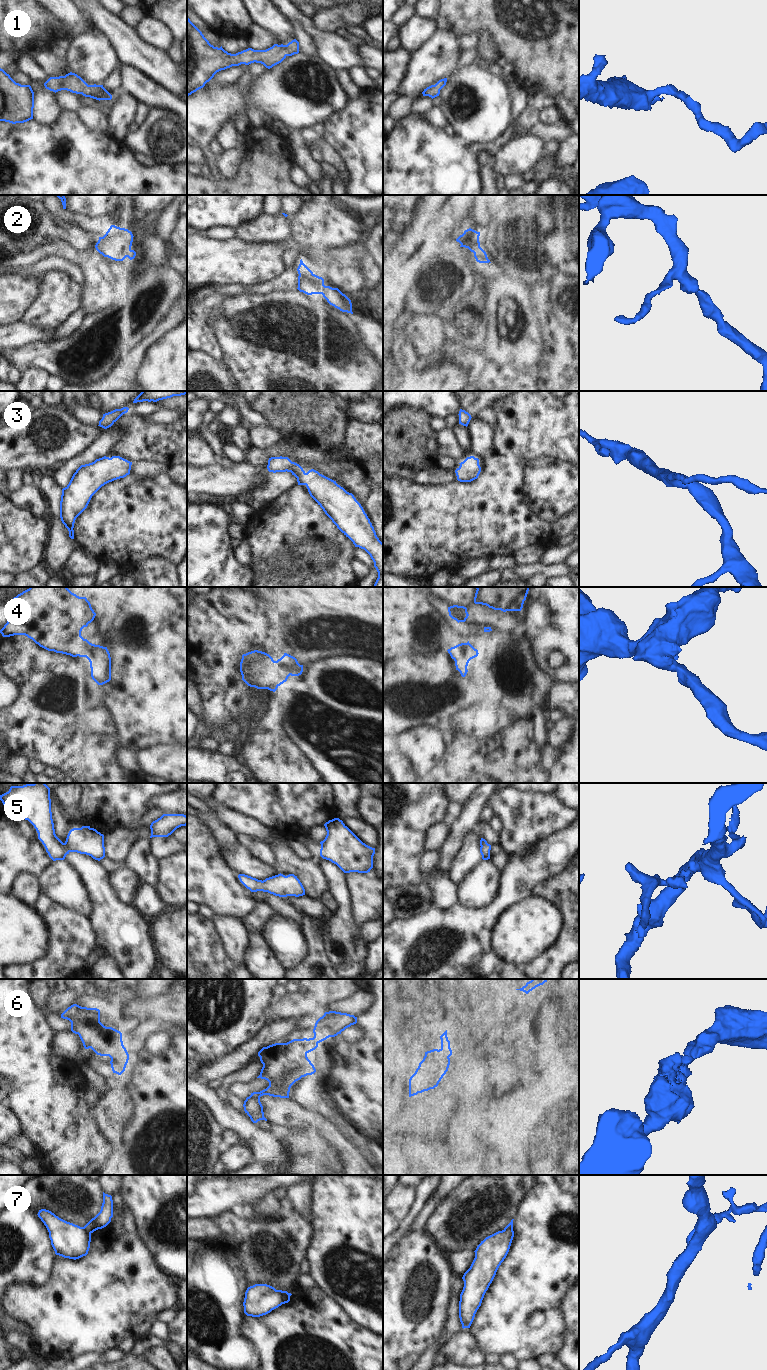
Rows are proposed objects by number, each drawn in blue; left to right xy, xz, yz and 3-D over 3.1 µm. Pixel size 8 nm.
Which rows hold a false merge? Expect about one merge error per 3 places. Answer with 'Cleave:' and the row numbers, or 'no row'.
Cleave: 7

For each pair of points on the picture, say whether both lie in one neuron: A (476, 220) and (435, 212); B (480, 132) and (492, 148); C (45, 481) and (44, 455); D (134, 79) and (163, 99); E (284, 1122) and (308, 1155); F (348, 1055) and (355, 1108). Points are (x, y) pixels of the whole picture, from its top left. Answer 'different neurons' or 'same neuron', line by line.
A: different neurons
B: different neurons
C: different neurons
D: same neuron
E: different neurons
F: same neuron

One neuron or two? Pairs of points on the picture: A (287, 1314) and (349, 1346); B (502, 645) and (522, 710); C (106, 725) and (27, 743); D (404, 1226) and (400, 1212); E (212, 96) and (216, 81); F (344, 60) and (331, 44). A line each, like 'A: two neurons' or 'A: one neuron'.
A: one neuron
B: one neuron
C: two neurons
D: two neurons
E: two neurons
F: one neuron

